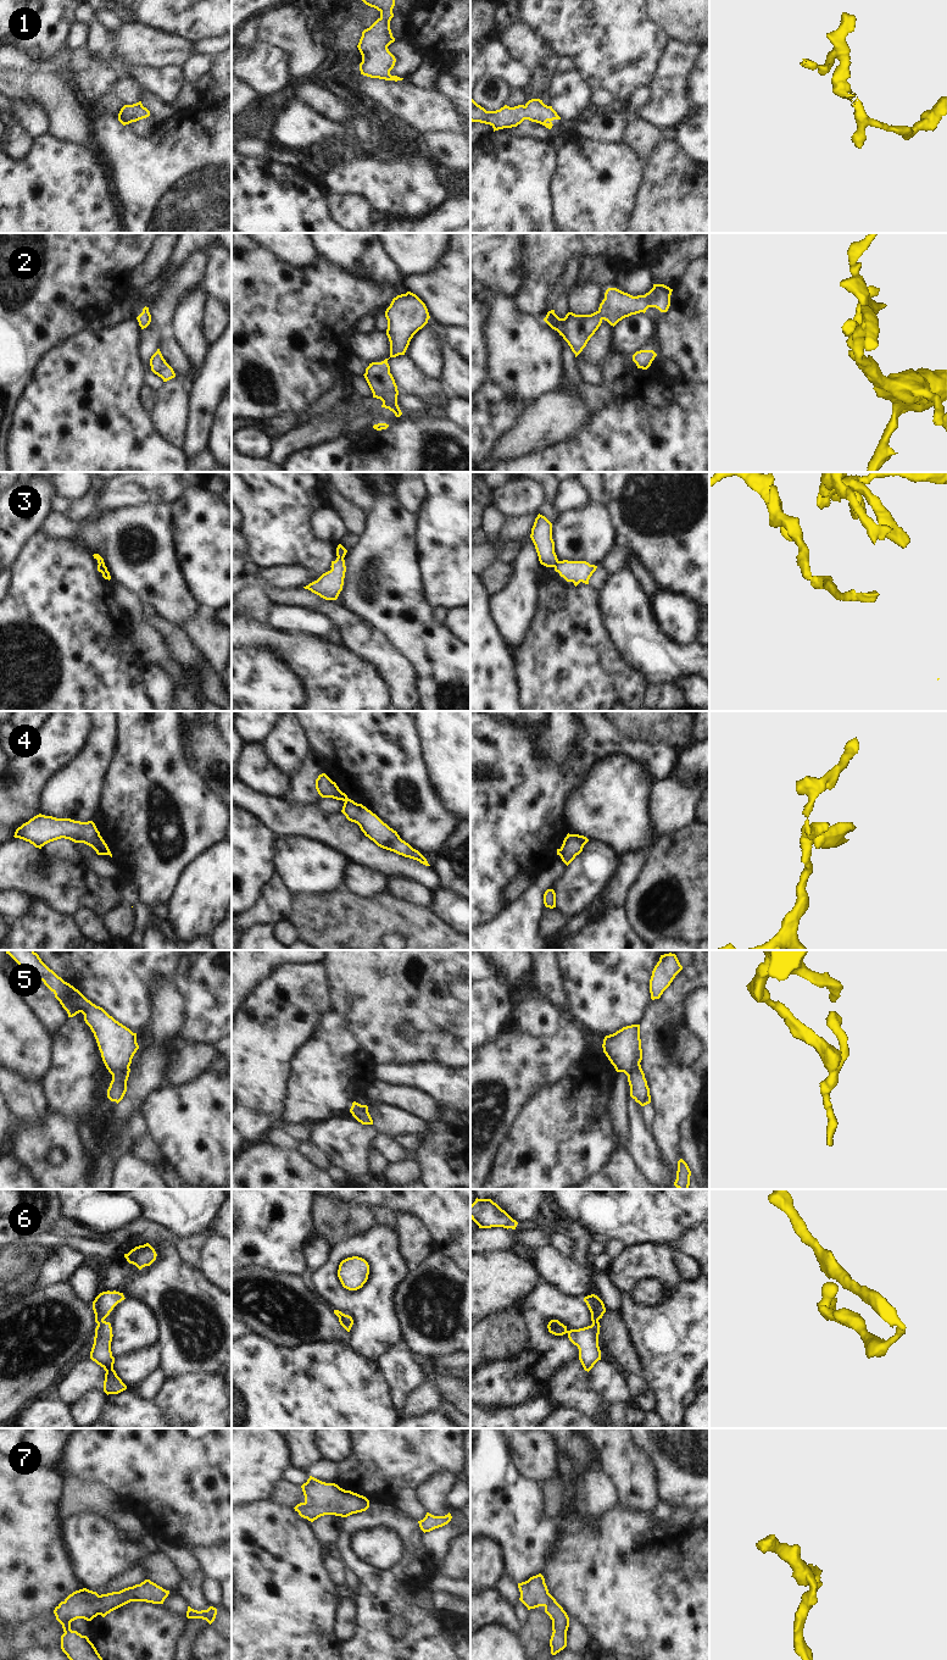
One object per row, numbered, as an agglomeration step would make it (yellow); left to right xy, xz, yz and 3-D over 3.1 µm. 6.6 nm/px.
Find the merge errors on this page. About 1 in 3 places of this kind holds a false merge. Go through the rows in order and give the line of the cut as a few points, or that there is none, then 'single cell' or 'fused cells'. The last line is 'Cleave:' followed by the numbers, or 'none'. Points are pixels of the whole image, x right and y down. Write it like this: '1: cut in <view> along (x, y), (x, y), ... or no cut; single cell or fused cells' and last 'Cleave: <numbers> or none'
1: no cut; single cell
2: no cut; single cell
3: cut in xz along (338, 556), (343, 559); fused cells
4: cut in xz along (347, 798), (344, 800); fused cells
5: cut in xy along (129, 1069), (126, 1072), (112, 1076); fused cells
6: no cut; single cell
7: no cut; single cell
Cleave: 3, 4, 5

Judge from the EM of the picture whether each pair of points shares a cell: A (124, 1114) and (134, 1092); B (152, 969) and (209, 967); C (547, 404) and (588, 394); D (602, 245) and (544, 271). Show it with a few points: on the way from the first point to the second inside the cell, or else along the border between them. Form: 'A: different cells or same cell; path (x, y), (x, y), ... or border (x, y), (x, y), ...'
A: same cell; path (124, 1109), (134, 1097)
B: different cells; border (180, 962), (174, 984)
C: different cells; border (583, 382), (579, 397), (592, 411)
D: same cell; path (588, 245), (569, 245), (558, 256)

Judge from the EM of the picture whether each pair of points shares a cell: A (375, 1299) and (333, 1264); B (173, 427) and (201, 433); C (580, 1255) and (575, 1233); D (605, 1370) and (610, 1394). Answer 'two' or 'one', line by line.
A: one
B: two
C: one
D: one

